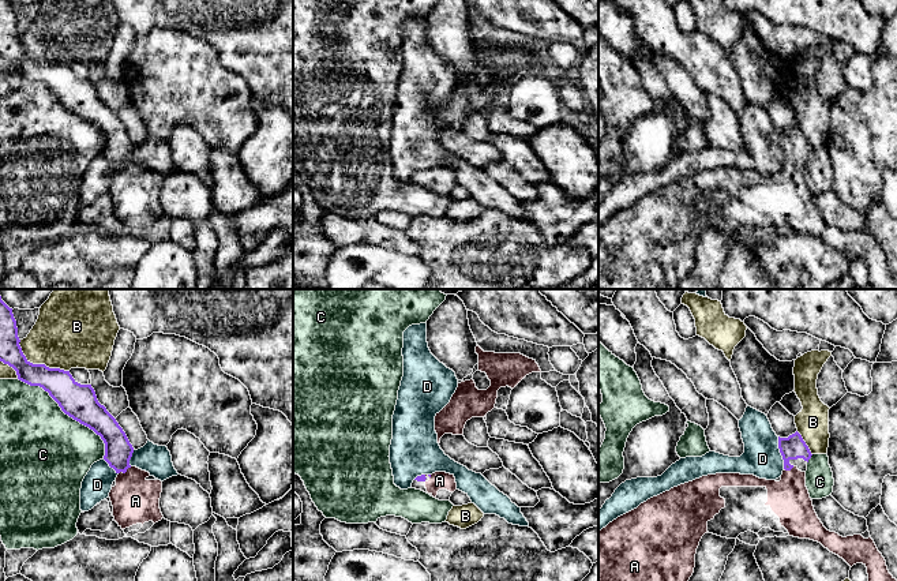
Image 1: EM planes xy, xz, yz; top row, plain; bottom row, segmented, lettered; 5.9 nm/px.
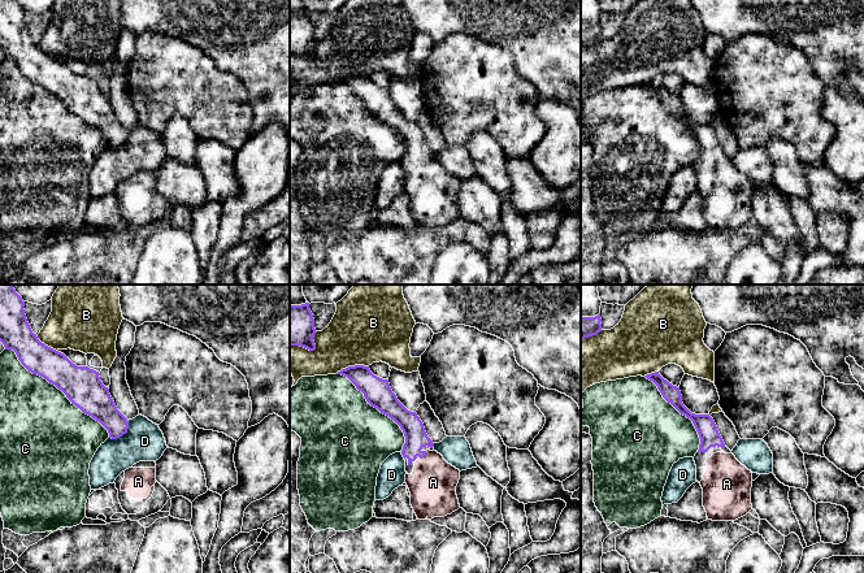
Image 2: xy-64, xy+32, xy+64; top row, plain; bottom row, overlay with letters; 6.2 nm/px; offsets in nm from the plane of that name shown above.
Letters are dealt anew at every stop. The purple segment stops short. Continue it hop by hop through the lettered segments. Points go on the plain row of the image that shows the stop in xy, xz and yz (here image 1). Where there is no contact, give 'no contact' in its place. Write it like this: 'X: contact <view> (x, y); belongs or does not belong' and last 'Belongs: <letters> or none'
A: contact xy (124, 167); belongs
B: contact xy (38, 59); does not belong
C: contact xy (68, 109); does not belong
D: contact yz (780, 146); does not belong
Belongs: A

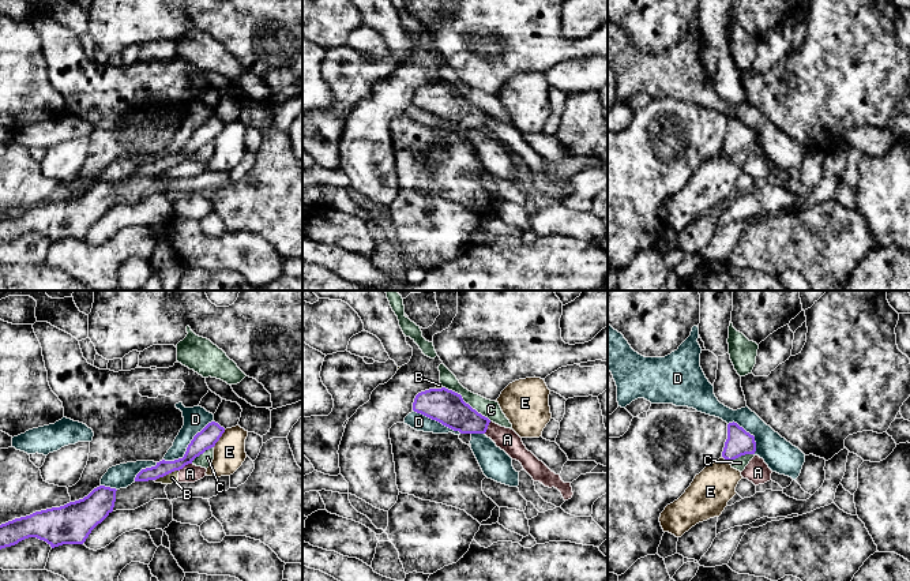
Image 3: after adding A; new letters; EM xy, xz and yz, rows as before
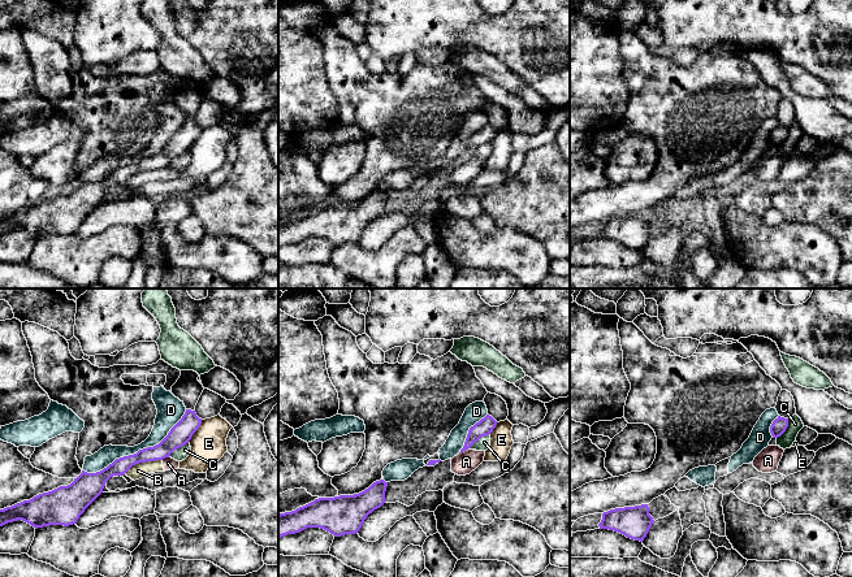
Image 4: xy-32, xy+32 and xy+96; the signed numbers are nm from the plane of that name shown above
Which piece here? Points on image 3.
A: contact xy (184, 160); does not belong
B: contact xy (166, 168); does not belong
C: contact xz (465, 97); does not belong
D: contact xy (188, 141); does not belong
E: contact xy (220, 131); does not belong
Belongs: none

